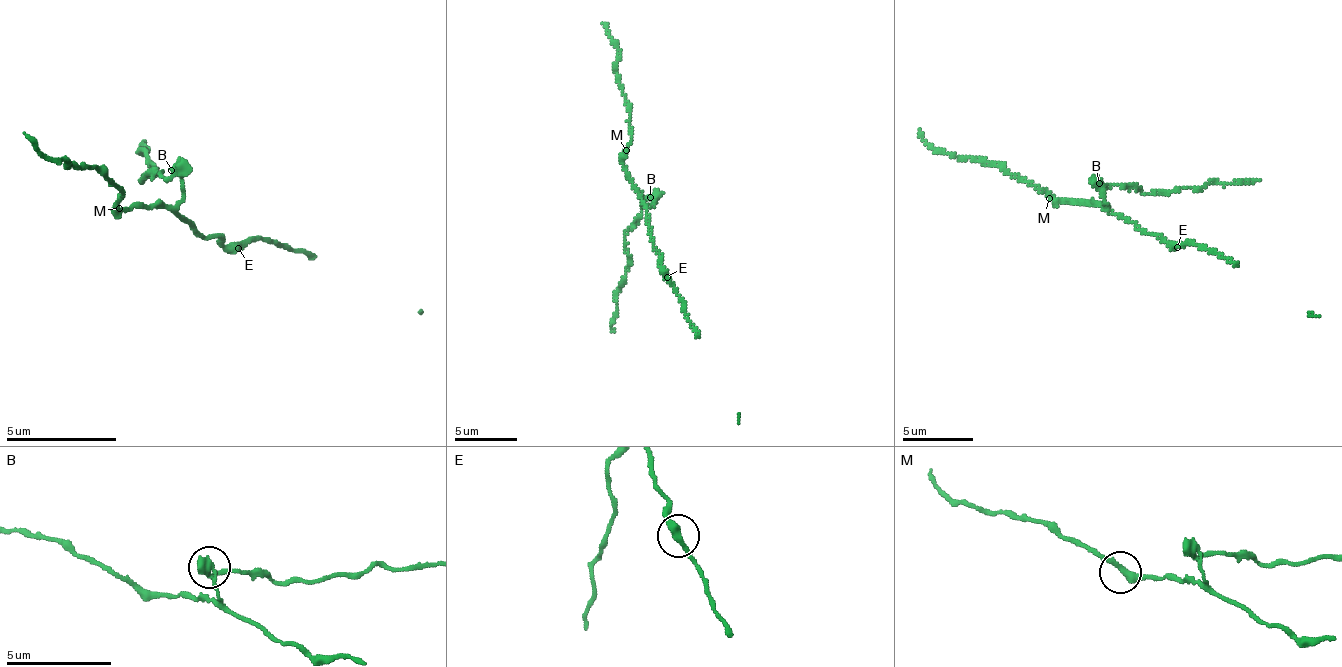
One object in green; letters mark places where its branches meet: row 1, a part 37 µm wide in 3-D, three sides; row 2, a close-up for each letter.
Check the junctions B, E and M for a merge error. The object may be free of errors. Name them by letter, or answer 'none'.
B

